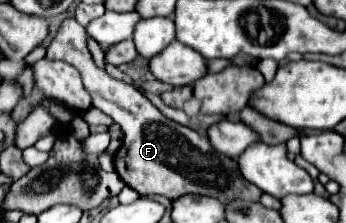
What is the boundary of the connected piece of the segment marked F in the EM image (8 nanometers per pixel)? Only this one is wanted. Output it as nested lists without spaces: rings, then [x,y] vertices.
[[[66,18],[48,44],[46,58],[72,64],[82,74],[82,82],[92,98],[92,106],[120,124],[124,132],[124,144],[114,156],[114,168],[126,186],[134,188],[140,196],[160,194],[170,200],[176,200],[184,194],[202,194],[218,198],[220,202],[232,198],[258,202],[262,194],[260,188],[240,176],[238,164],[234,160],[214,152],[206,136],[174,120],[168,120],[140,90],[126,82],[114,80],[104,70],[100,70],[92,60],[86,40],[86,28],[80,26],[74,18]]]

